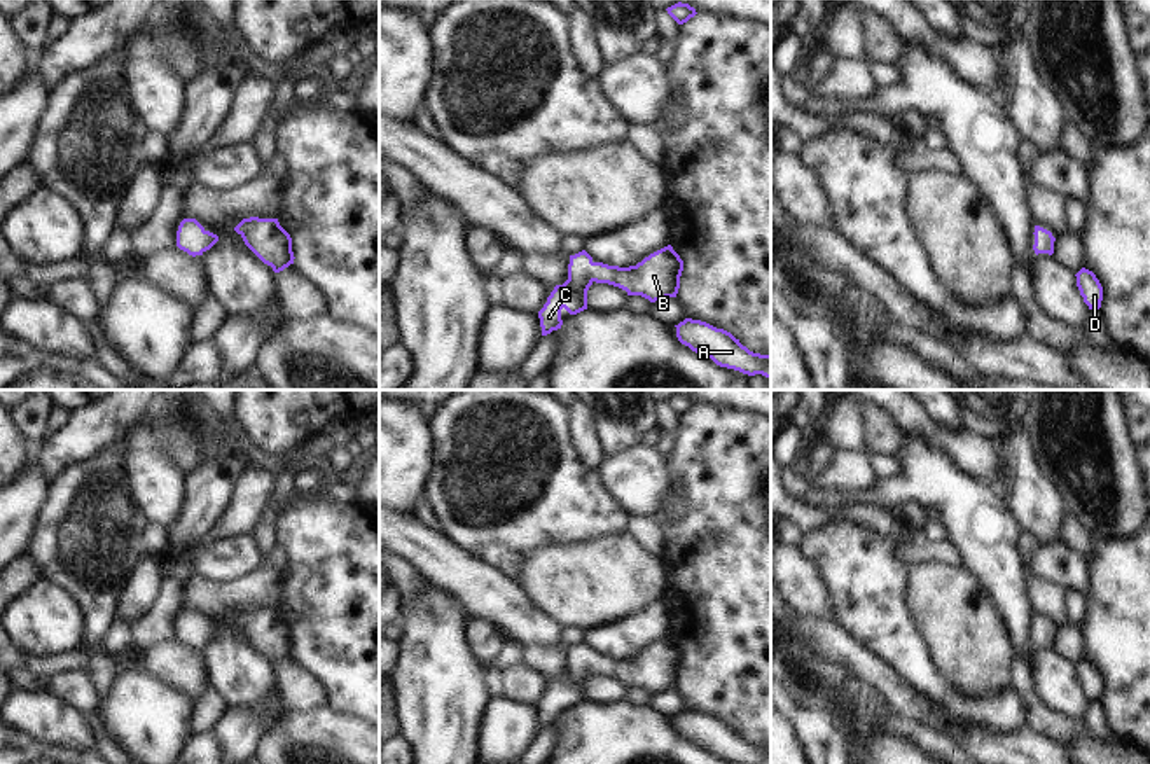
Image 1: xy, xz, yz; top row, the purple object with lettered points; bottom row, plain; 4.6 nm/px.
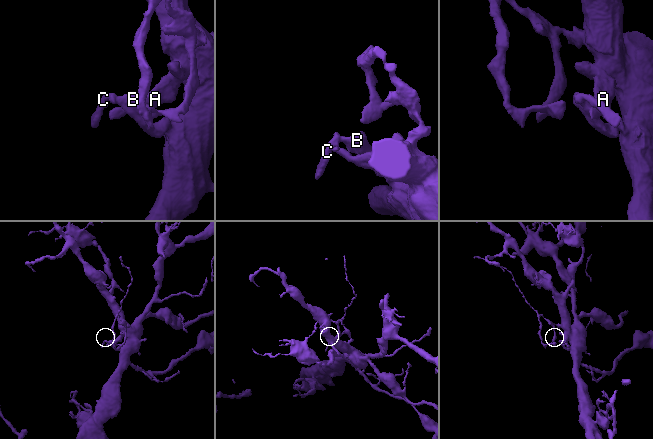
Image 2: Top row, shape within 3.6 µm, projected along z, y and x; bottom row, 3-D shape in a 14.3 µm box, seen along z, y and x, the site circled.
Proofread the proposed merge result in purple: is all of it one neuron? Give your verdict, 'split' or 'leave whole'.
leave whole

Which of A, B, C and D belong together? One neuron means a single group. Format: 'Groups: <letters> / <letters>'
Groups: A B C D.

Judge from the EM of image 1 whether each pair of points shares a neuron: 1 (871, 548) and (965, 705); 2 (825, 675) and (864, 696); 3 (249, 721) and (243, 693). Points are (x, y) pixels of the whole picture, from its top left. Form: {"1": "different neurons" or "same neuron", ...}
{"1": "same neuron", "2": "same neuron", "3": "different neurons"}

